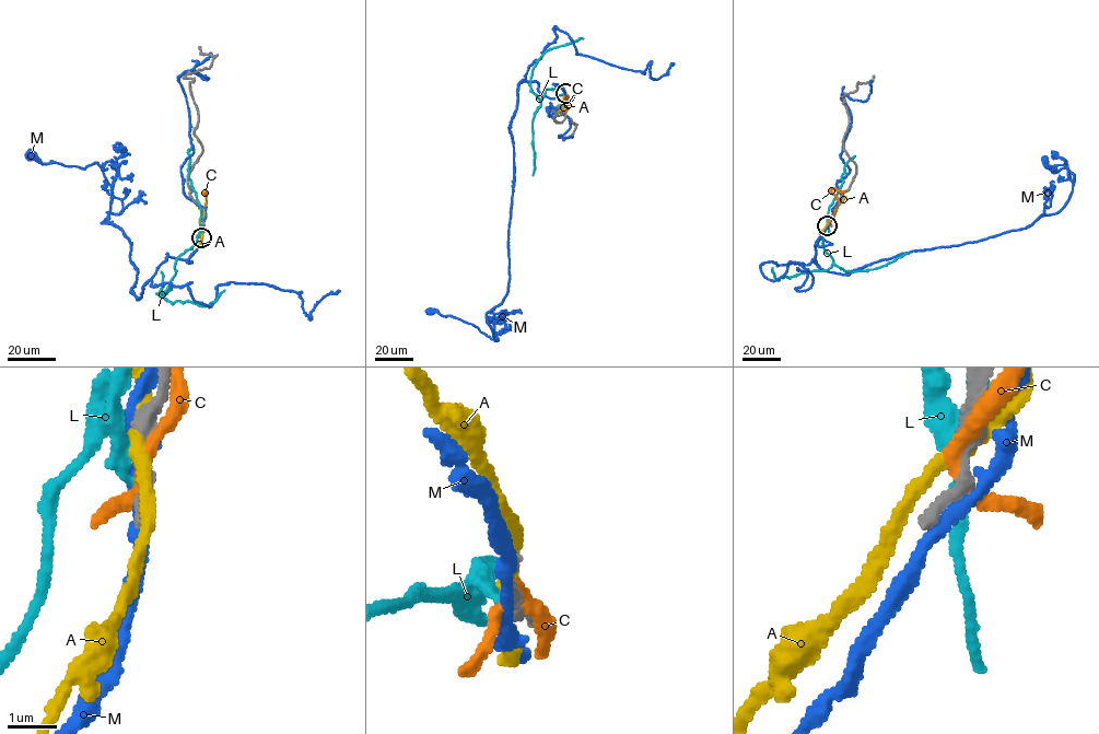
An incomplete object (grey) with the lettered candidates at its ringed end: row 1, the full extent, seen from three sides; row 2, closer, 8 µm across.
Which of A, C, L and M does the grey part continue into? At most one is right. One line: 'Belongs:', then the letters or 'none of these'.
Belongs: none of these

